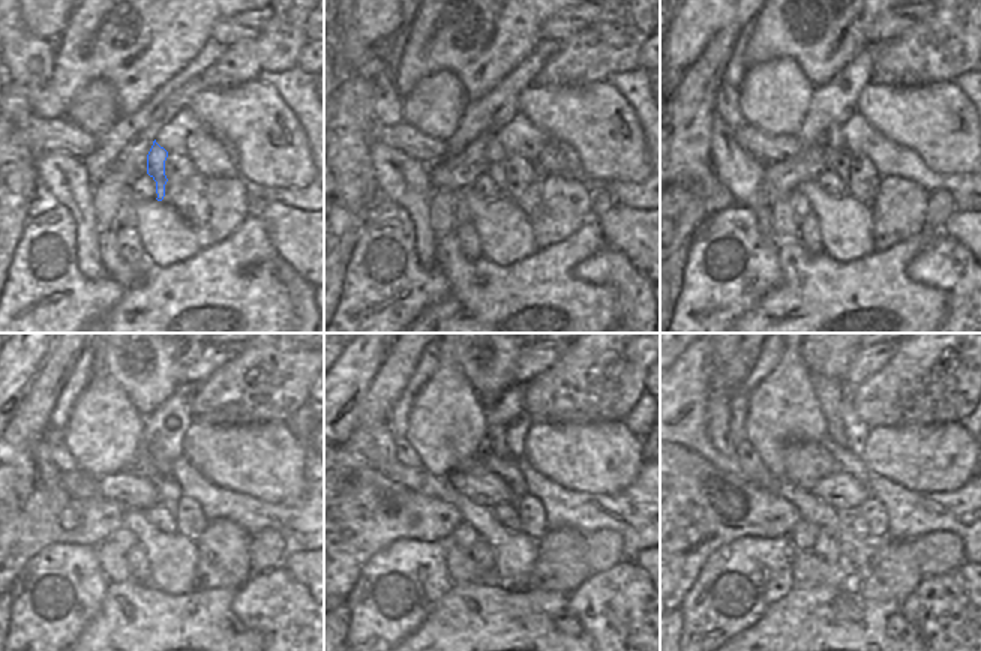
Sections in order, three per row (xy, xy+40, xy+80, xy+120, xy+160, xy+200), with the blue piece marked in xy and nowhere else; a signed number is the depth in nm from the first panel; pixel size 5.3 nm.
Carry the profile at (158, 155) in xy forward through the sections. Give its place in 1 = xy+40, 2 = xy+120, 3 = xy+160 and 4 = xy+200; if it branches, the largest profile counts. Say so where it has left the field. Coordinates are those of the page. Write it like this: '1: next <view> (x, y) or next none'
1: next xy+40 (495, 153)
2: next xy+120 (162, 467)
3: next xy+160 (497, 434)
4: next xy+200 (828, 392)

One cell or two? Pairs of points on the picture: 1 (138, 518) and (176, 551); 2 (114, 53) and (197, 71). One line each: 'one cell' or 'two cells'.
1: one cell
2: two cells

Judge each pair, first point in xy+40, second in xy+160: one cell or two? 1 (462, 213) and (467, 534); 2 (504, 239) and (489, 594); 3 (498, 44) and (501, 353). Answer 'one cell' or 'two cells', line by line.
1: one cell
2: two cells
3: one cell

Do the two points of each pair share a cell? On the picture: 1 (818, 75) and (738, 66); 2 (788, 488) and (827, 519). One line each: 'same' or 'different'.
1: different
2: same

